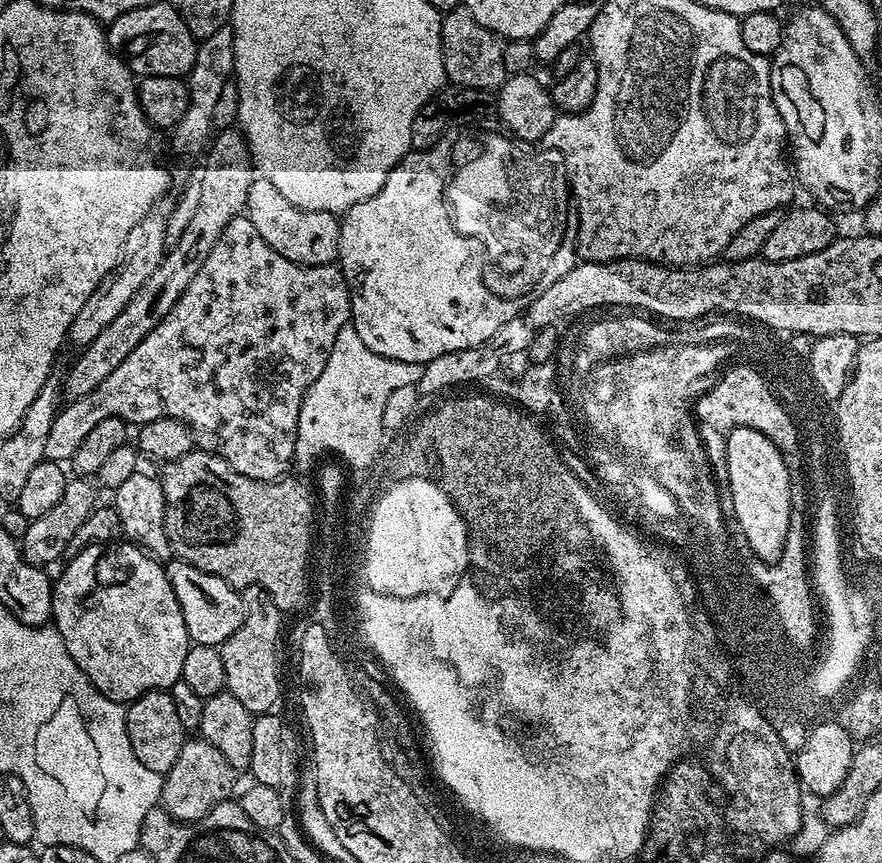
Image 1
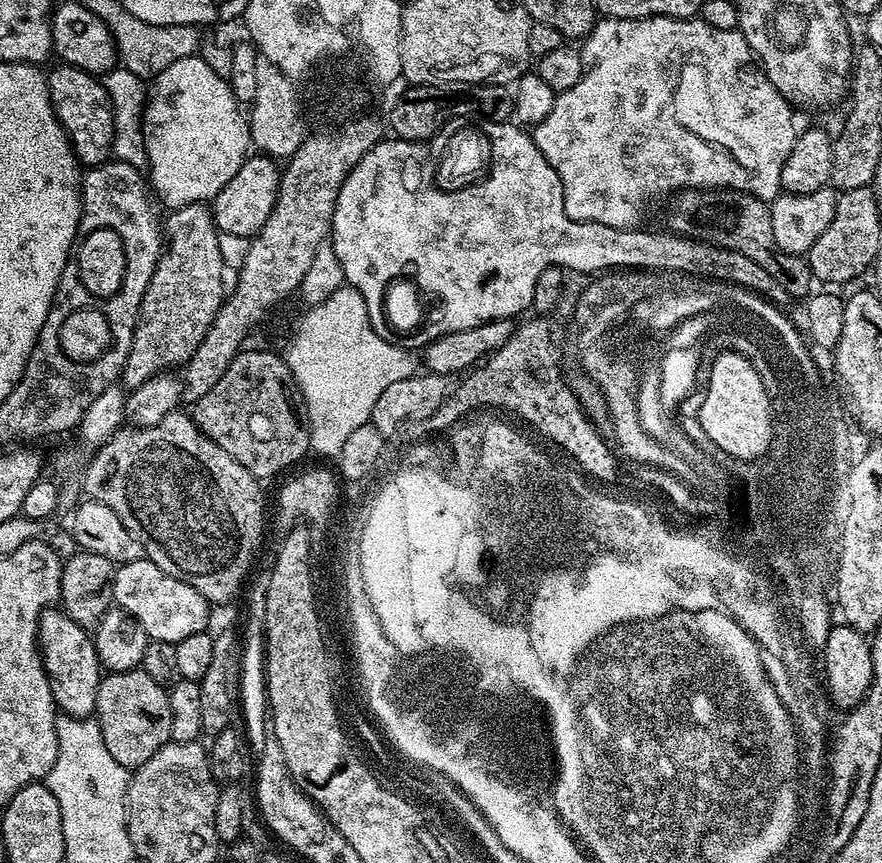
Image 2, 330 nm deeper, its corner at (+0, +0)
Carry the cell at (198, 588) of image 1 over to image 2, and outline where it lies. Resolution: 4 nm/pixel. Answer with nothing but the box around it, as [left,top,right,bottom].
[112,558,210,644]

